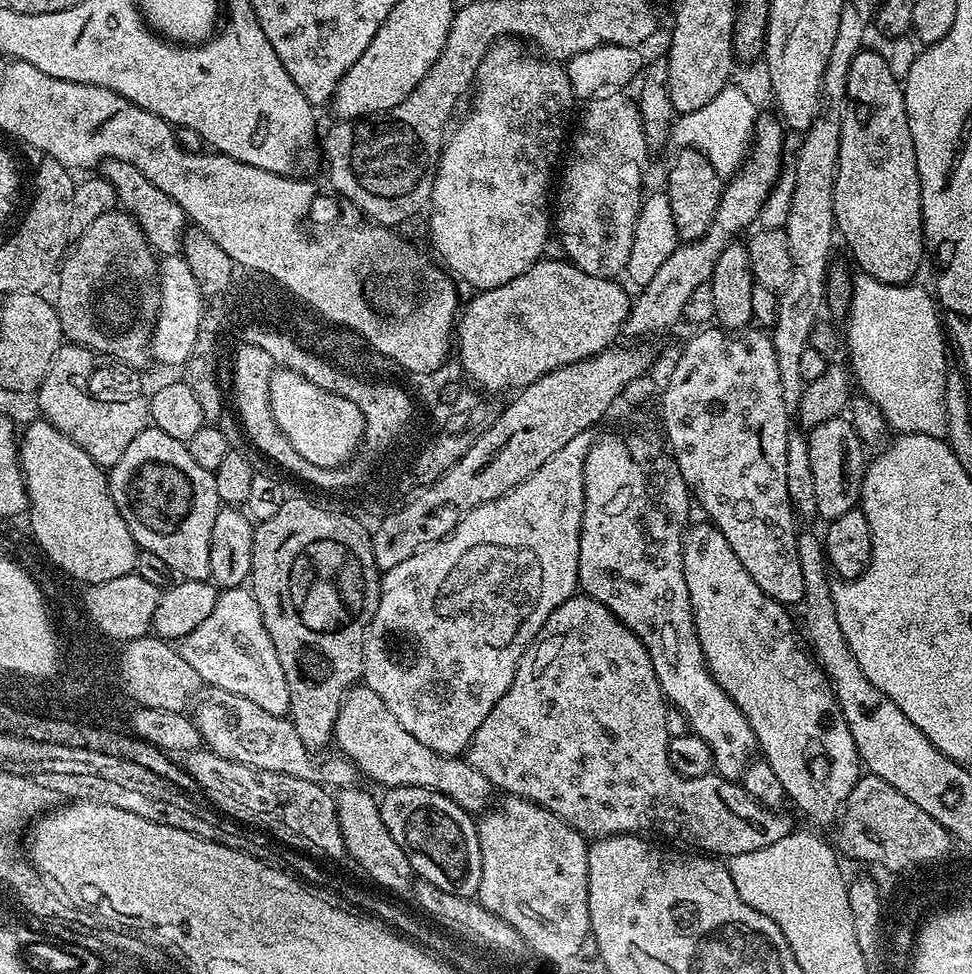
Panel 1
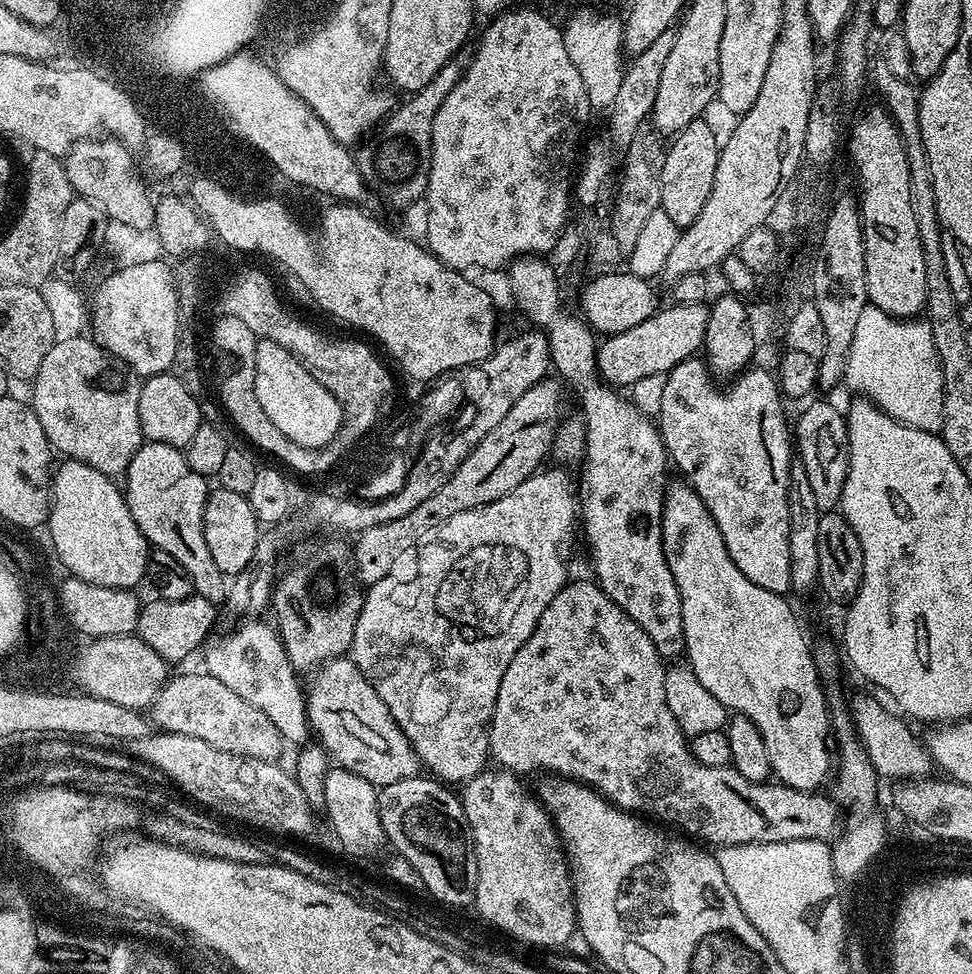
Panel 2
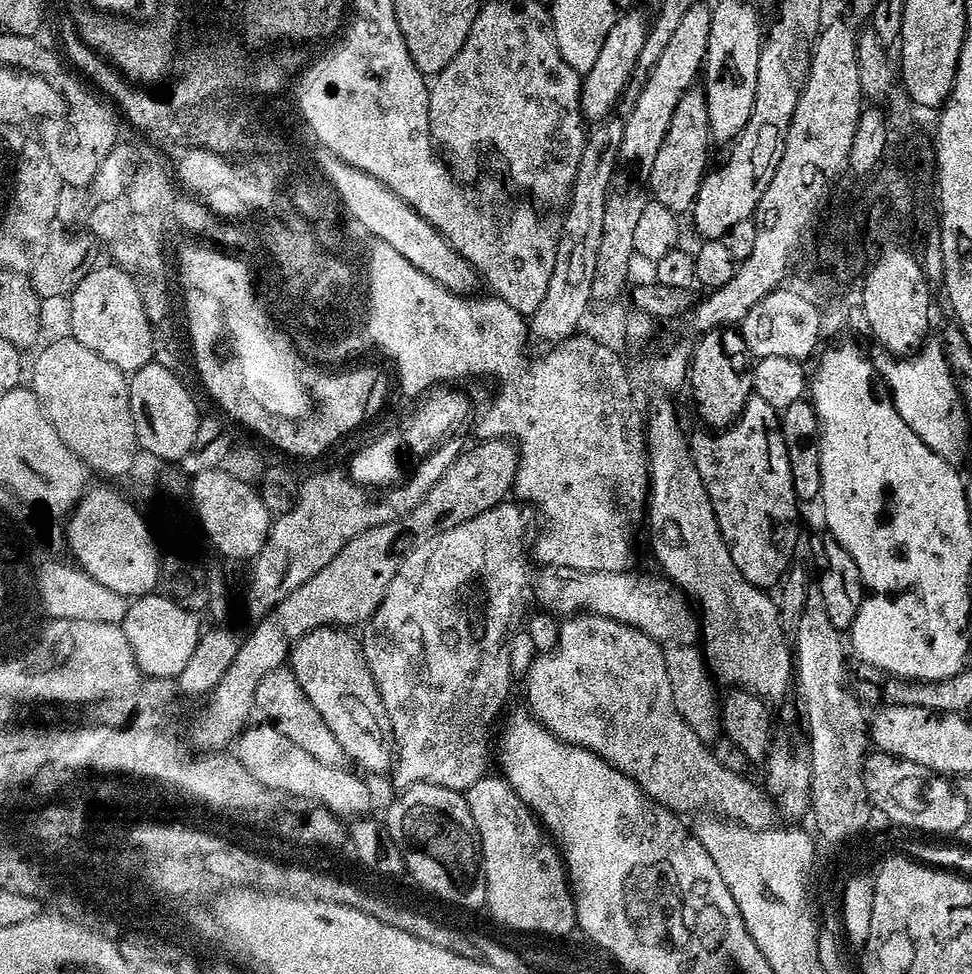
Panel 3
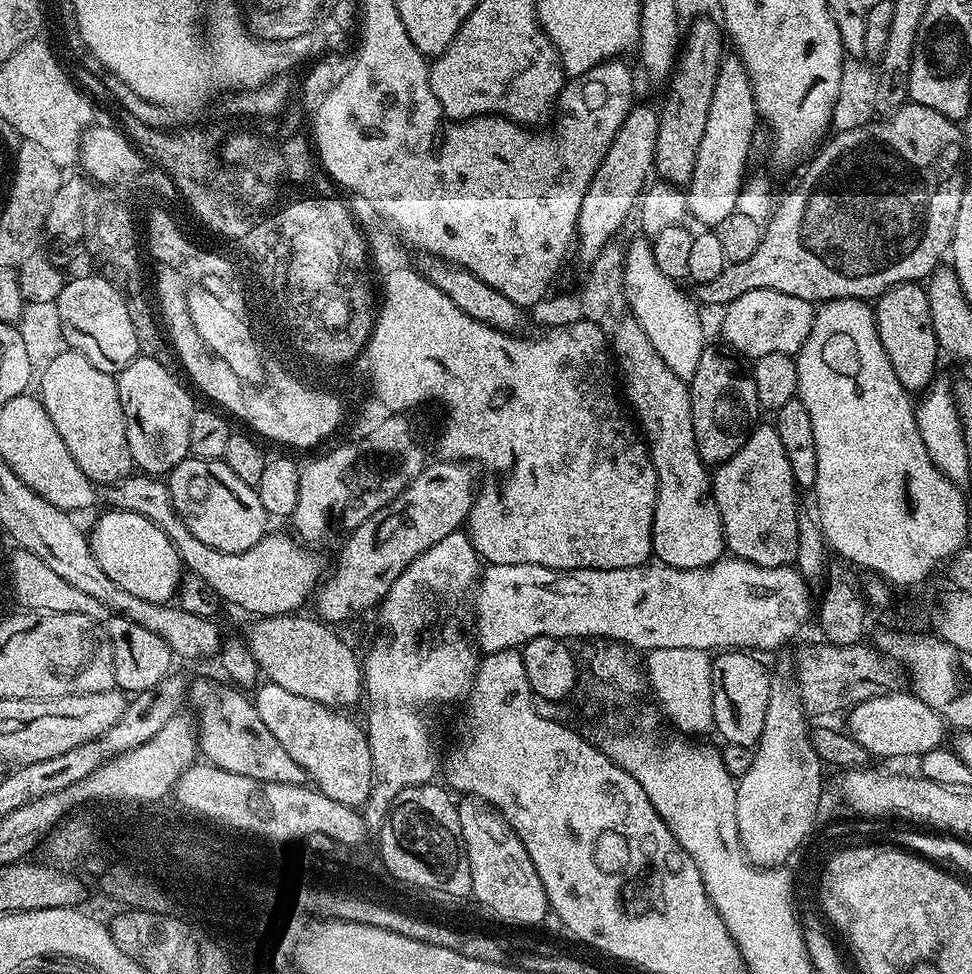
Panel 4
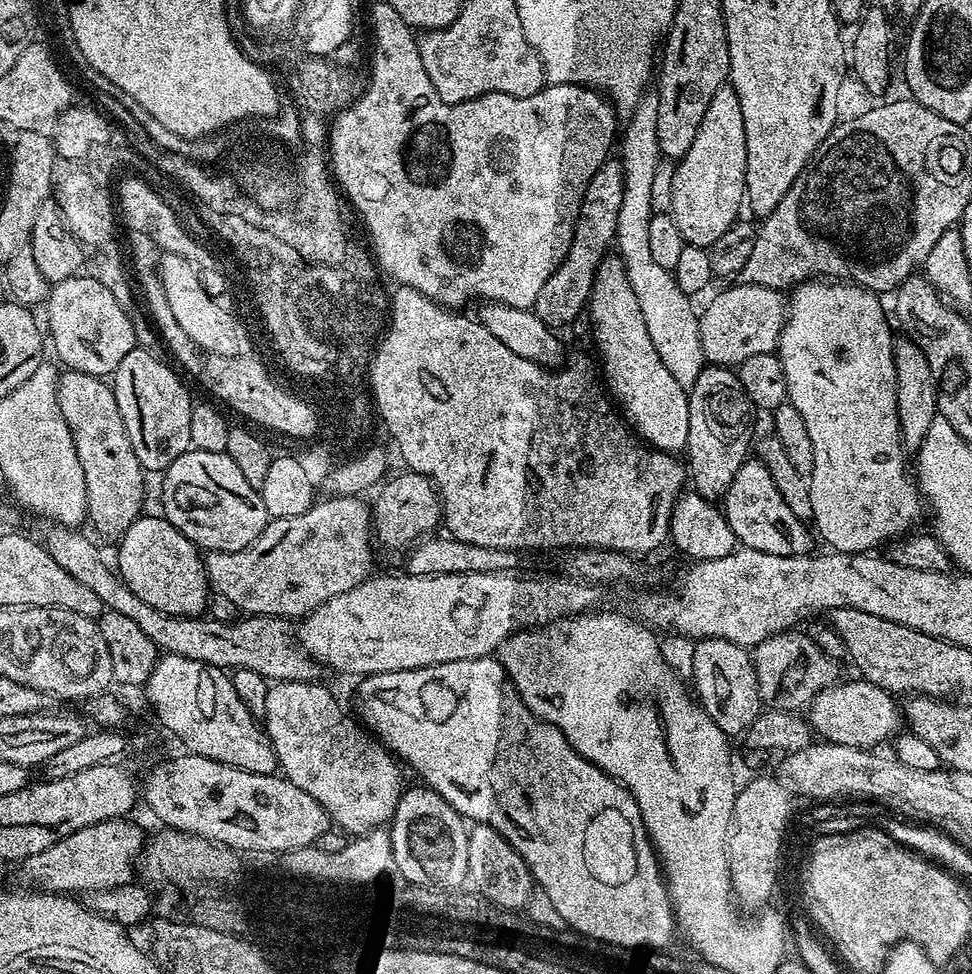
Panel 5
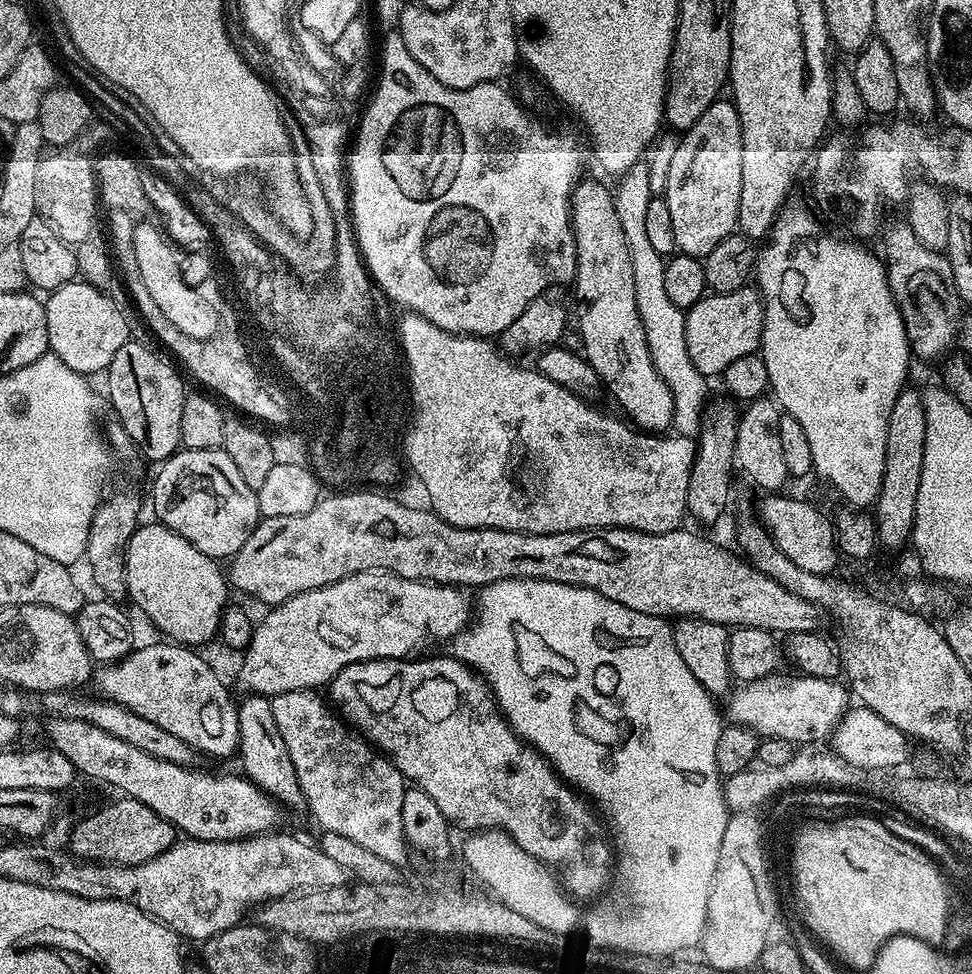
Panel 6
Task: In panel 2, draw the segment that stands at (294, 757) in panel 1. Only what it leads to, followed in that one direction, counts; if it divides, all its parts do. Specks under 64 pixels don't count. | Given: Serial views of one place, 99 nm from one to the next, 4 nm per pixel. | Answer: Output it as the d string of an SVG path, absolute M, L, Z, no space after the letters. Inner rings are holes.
M203 670L184 672L181 676L173 675L160 691L160 695L152 701L150 720L161 732L190 734L235 756L249 756L252 760L273 762L281 759L282 737L274 722L270 722L270 718L266 718L266 714L262 714L258 706L250 706L246 698L234 694L230 686L218 682L218 678Z

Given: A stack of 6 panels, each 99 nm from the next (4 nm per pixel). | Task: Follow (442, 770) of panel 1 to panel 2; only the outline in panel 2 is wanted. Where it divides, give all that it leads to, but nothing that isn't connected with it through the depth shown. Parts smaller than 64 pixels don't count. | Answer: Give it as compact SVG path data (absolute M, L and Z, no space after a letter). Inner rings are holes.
M349 657L328 660L310 679L305 705L309 727L339 767L358 774L377 788L421 771L420 760L405 732L395 722L386 702Z

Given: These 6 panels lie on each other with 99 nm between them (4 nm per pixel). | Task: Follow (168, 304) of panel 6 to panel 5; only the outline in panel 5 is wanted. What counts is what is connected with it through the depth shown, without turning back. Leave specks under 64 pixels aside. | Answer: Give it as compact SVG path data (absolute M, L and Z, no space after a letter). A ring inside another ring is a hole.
M163 253L158 260L158 271L162 278L162 290L166 290L166 299L170 302L174 318L201 352L219 356L221 352L232 352L232 344L236 344L236 328L232 328L232 320L228 320L228 312L224 307L216 308L204 292L200 292L200 284L196 284L196 276L192 276L192 268L178 254Z

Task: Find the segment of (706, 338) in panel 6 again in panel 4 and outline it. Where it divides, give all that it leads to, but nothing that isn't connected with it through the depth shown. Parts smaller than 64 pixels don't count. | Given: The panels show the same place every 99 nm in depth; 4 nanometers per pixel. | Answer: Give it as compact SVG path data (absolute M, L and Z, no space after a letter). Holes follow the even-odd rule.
M778 290L744 292L742 298L734 298L734 302L726 305L723 312L724 321L720 324L720 332L725 340L723 343L733 353L749 358L775 352L799 352L816 317L813 301L794 298L794 294L778 294Z

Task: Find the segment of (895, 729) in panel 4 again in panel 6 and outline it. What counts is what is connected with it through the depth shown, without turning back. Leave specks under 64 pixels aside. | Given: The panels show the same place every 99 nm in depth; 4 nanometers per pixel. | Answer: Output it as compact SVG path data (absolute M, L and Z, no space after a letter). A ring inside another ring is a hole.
M773 674L761 680L741 683L740 689L737 687L727 697L727 719L733 725L751 728L761 737L791 740L796 746L812 746L827 741L850 707L849 689L845 685L843 688L836 680L817 676L780 675Z

